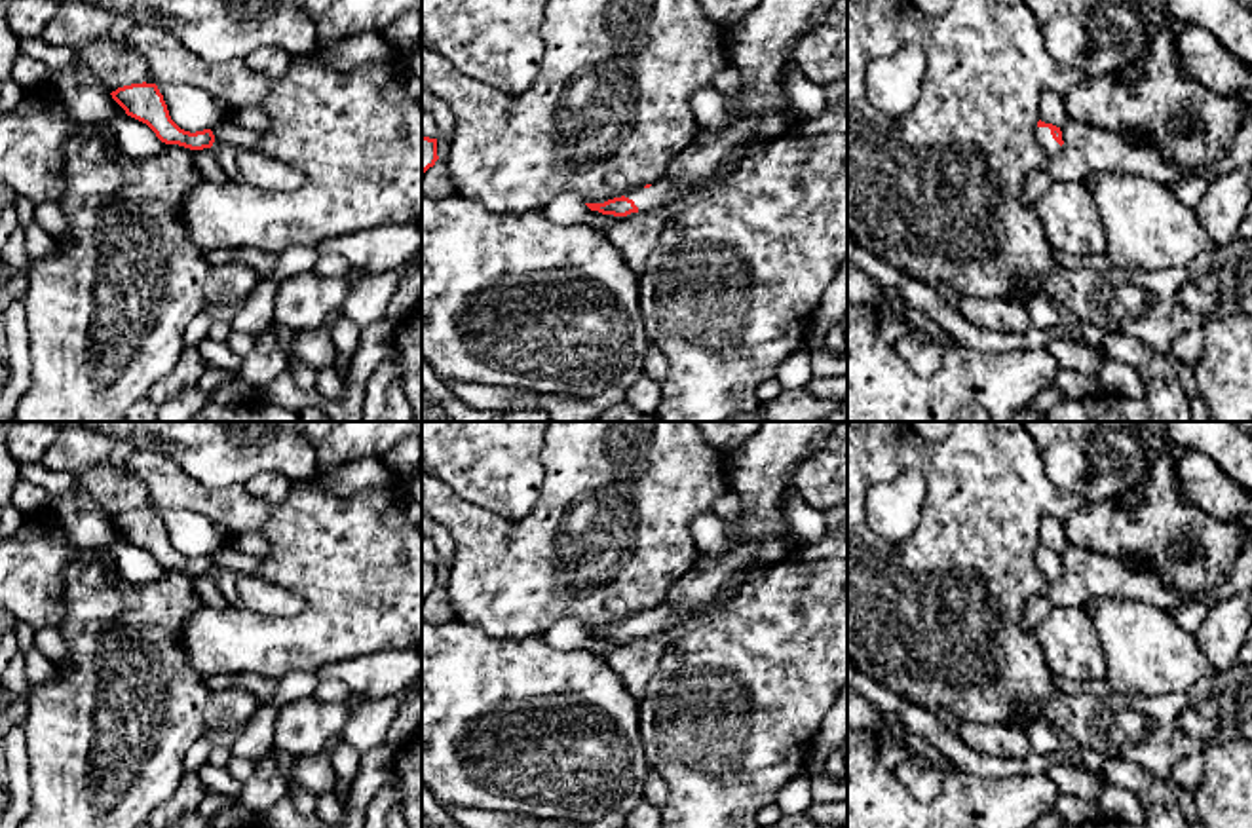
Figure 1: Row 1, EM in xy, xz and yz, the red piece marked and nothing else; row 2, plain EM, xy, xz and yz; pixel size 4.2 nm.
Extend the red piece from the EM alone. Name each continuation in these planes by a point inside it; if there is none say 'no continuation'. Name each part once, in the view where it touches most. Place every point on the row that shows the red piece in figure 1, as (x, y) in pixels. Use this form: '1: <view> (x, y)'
1: yz (1047, 143)

